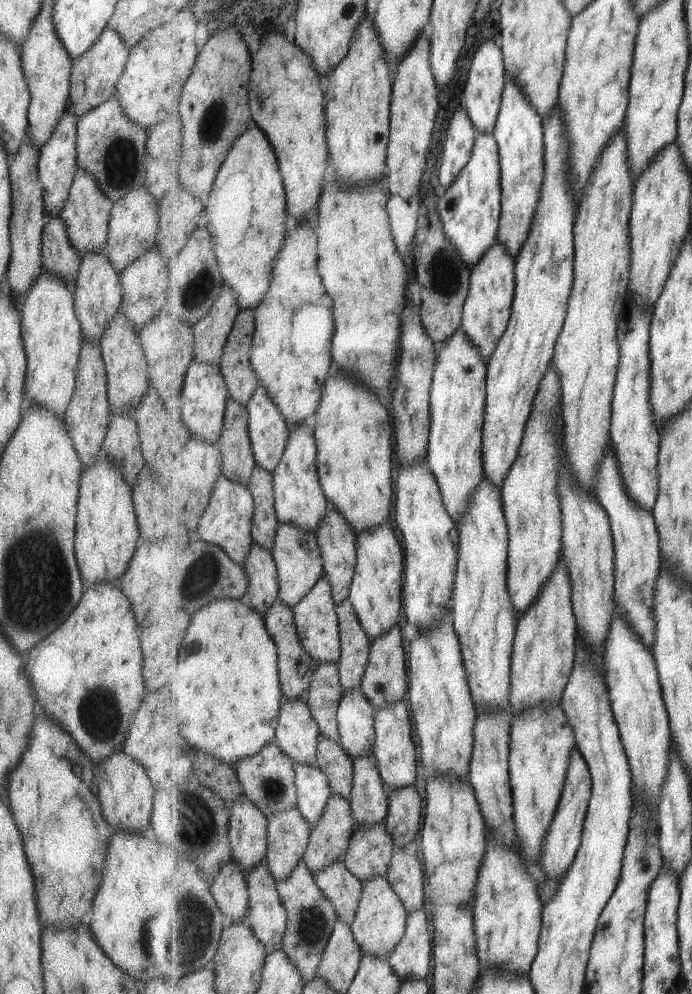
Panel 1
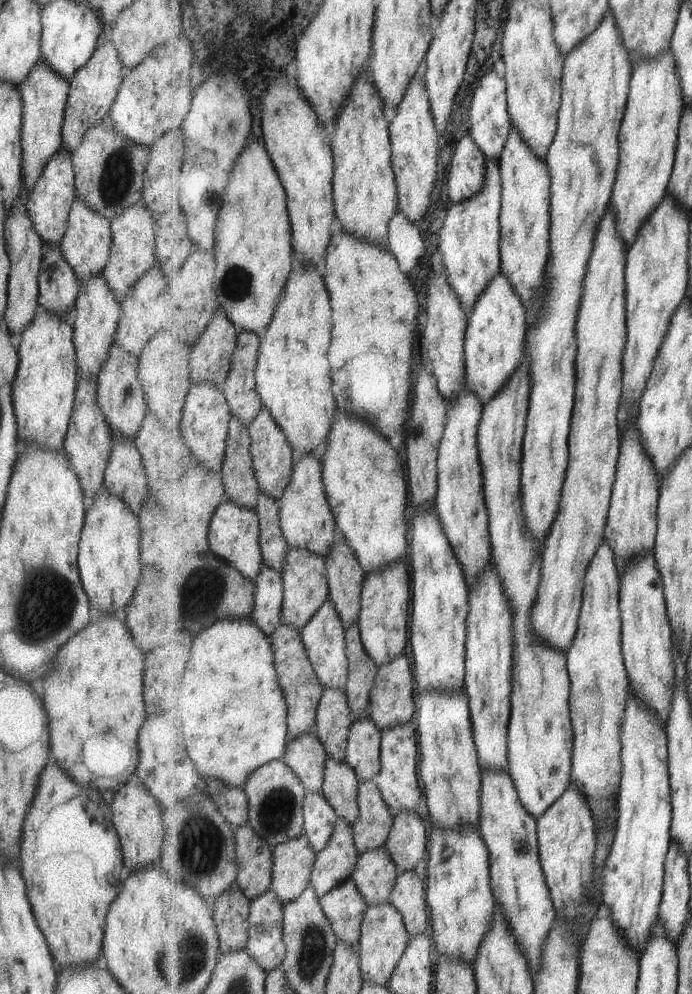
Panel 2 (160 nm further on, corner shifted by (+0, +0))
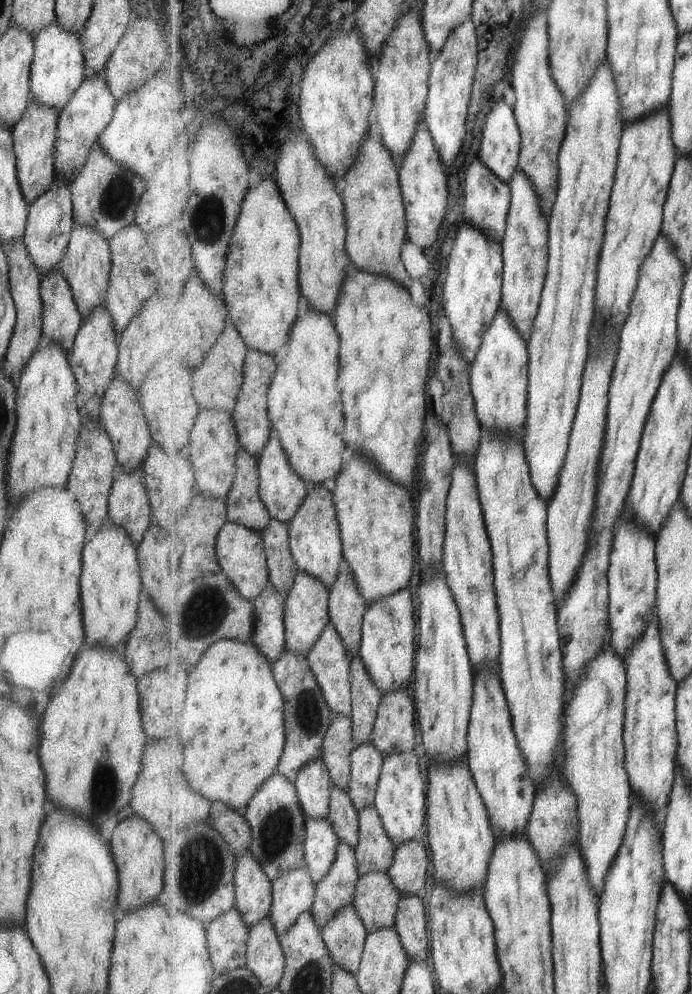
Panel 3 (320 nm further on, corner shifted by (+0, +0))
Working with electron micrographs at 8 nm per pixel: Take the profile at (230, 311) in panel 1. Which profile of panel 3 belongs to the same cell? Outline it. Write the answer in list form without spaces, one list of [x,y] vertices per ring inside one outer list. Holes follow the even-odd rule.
[[[229,320],[224,326],[217,344],[208,354],[206,361],[193,372],[193,392],[201,411],[227,411],[234,414],[238,406],[245,380],[246,354],[249,347],[237,327]]]

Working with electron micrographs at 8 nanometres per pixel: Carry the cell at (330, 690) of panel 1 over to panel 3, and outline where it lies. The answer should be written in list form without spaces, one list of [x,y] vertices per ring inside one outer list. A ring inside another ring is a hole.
[[[333,715],[330,730],[322,746],[322,756],[330,770],[332,784],[349,790],[352,779],[352,754],[356,749],[352,720],[343,715]]]

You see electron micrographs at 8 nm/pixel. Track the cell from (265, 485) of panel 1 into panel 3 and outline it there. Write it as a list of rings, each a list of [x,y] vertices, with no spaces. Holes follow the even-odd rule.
[[[272,519],[262,532],[270,582],[286,598],[298,576],[298,563],[290,547],[290,527],[287,523]]]

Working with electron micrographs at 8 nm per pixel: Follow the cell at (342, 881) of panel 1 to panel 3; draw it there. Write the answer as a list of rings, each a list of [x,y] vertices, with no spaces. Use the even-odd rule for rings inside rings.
[[[353,904],[342,909],[322,932],[334,966],[357,976],[368,933]]]

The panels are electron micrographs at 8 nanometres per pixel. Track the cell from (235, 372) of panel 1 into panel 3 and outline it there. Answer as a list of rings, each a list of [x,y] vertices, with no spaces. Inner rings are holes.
[[[249,348],[246,354],[244,372],[246,382],[243,385],[238,406],[234,410],[232,417],[238,430],[241,448],[245,449],[251,456],[257,457],[257,460],[266,450],[266,446],[270,444],[270,436],[273,432],[268,395],[270,394],[270,386],[274,381],[274,376],[278,372],[278,367],[279,361],[273,355]]]

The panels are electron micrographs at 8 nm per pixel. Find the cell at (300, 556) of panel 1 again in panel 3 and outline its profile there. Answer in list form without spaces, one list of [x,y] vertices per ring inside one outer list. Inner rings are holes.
[[[299,570],[295,584],[287,596],[285,615],[286,648],[307,659],[331,622],[330,592],[319,579]]]

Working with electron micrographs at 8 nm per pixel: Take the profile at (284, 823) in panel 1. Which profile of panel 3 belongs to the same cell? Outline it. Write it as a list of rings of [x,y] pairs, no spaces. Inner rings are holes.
[[[306,864],[274,882],[270,919],[280,940],[294,928],[303,913],[313,909],[315,899],[316,882]]]

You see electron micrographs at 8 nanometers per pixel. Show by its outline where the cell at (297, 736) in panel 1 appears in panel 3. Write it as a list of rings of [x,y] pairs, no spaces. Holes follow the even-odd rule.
[[[323,758],[313,761],[305,769],[302,769],[298,774],[298,781],[294,785],[298,790],[298,797],[307,818],[328,818],[330,814],[332,780],[330,779],[330,770],[327,768]]]

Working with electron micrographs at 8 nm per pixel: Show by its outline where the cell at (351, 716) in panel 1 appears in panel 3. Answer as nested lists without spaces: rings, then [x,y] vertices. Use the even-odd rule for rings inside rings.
[[[372,742],[356,748],[352,754],[352,779],[347,791],[359,814],[376,803],[383,765],[383,755]]]

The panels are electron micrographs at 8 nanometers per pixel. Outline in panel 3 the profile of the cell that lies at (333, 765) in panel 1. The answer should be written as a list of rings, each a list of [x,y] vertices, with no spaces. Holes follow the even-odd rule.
[[[332,784],[330,814],[328,821],[334,827],[341,841],[345,841],[354,849],[360,839],[360,814],[354,807],[348,791],[341,790]]]

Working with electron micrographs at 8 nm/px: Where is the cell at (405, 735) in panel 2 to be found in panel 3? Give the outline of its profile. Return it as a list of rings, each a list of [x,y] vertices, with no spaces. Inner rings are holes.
[[[413,751],[395,753],[384,760],[382,776],[378,782],[375,808],[383,821],[383,826],[390,839],[397,845],[406,845],[417,838],[421,828],[425,826],[427,814],[427,784],[423,782],[419,758]]]

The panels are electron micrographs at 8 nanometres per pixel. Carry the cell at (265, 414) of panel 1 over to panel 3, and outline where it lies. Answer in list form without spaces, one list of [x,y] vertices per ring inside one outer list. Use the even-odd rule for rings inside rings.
[[[275,430],[271,433],[270,444],[266,446],[266,450],[259,457],[258,471],[260,474],[260,494],[271,518],[290,525],[306,498],[310,496],[310,485],[295,472]]]

